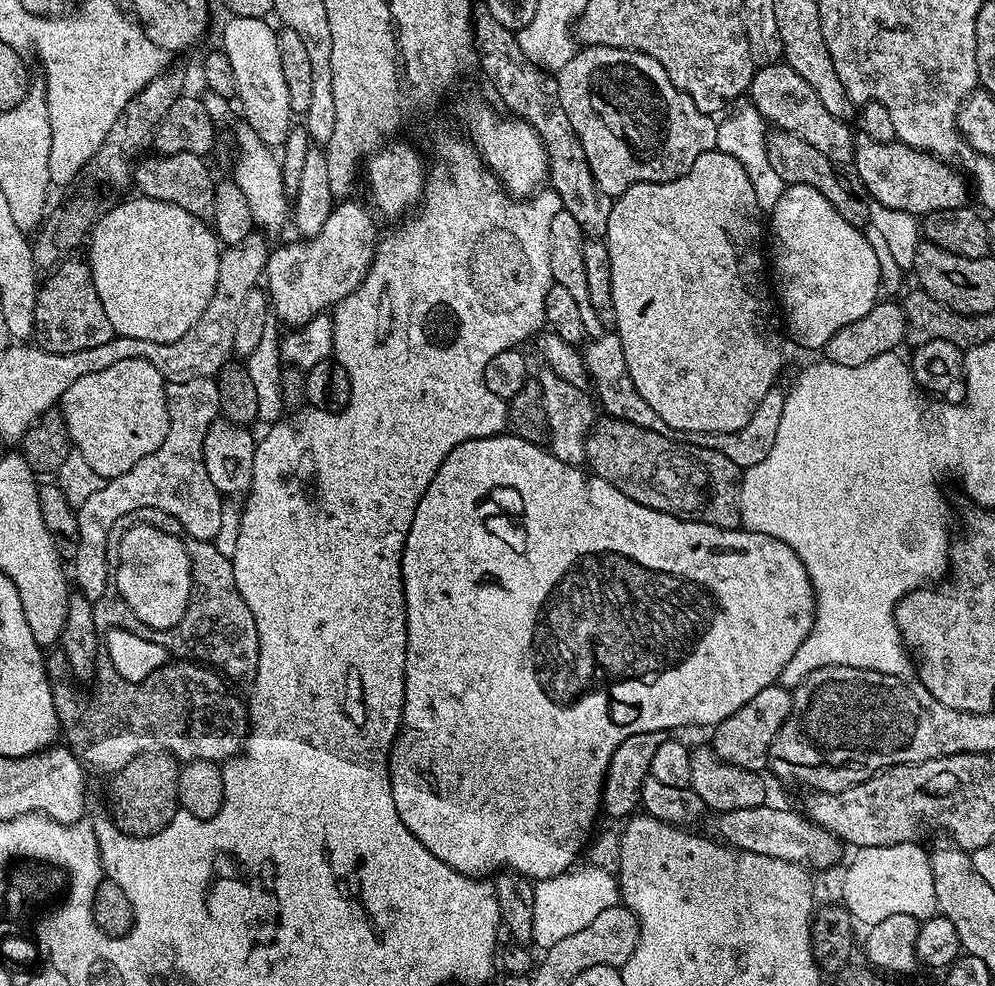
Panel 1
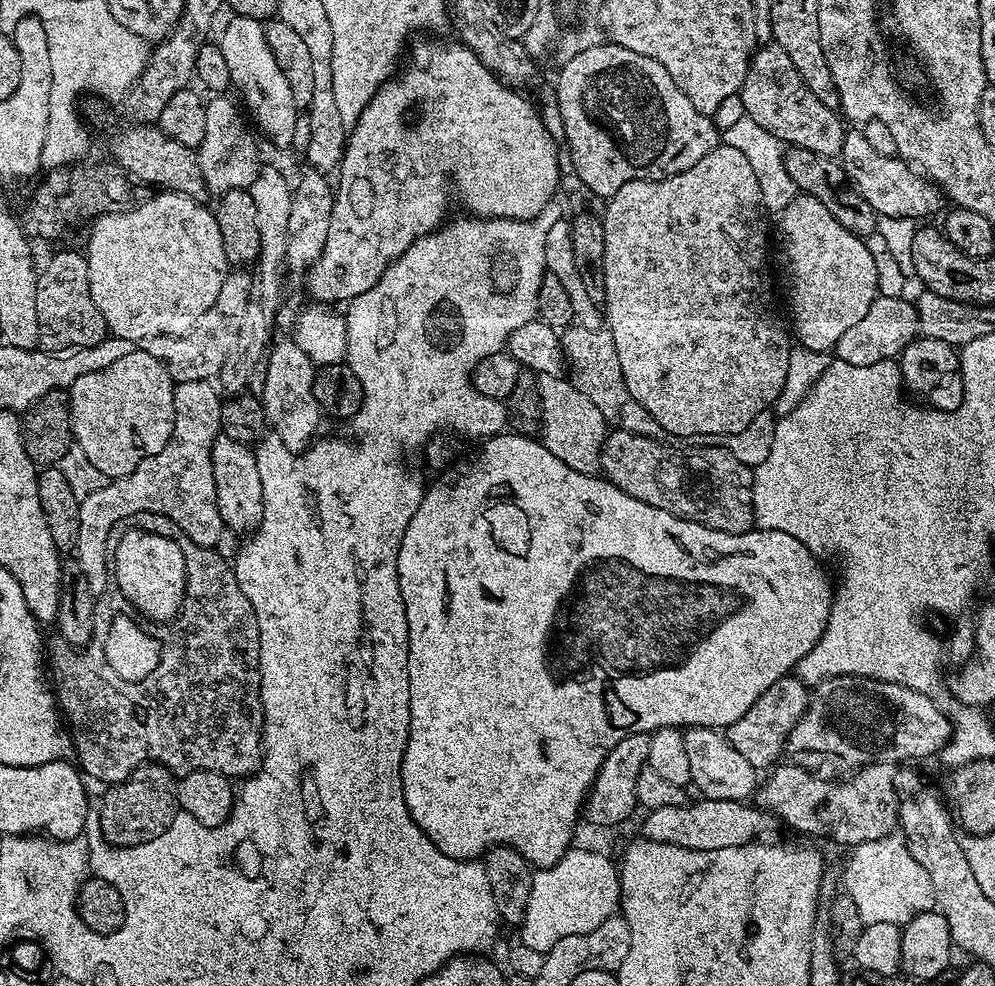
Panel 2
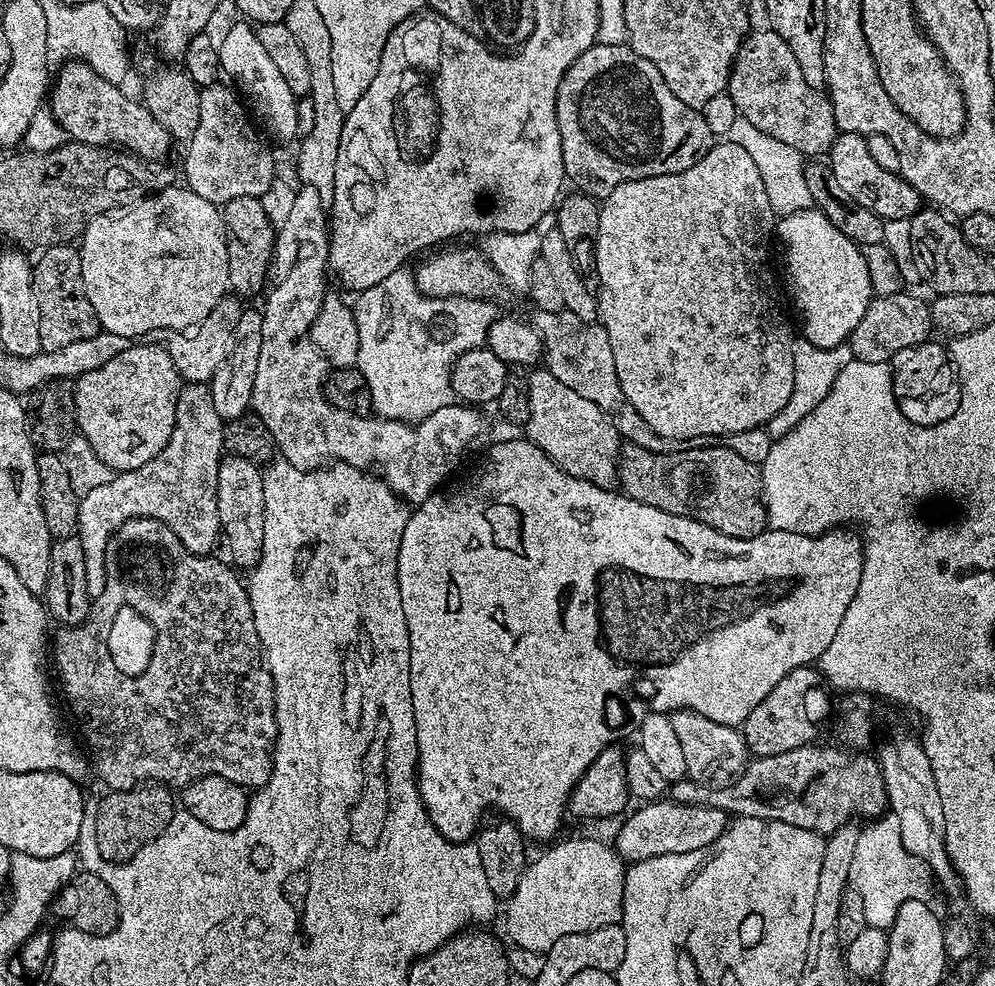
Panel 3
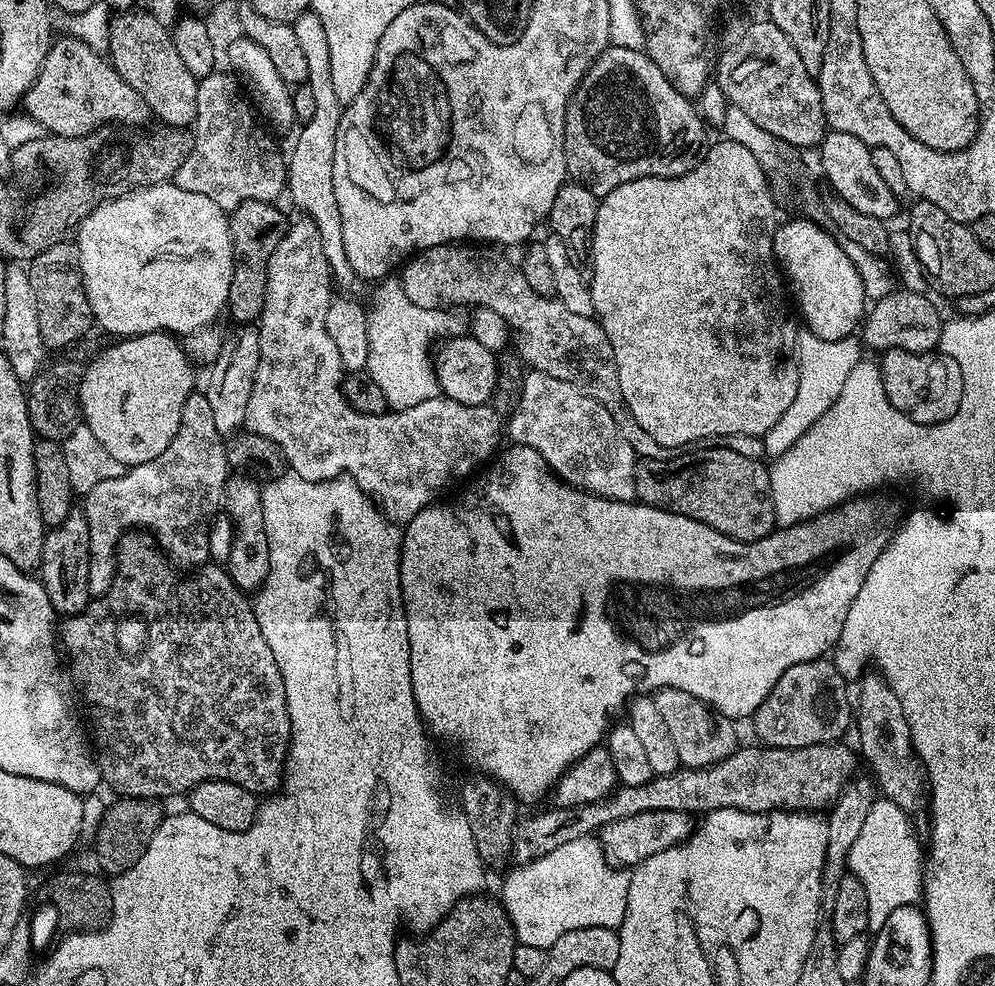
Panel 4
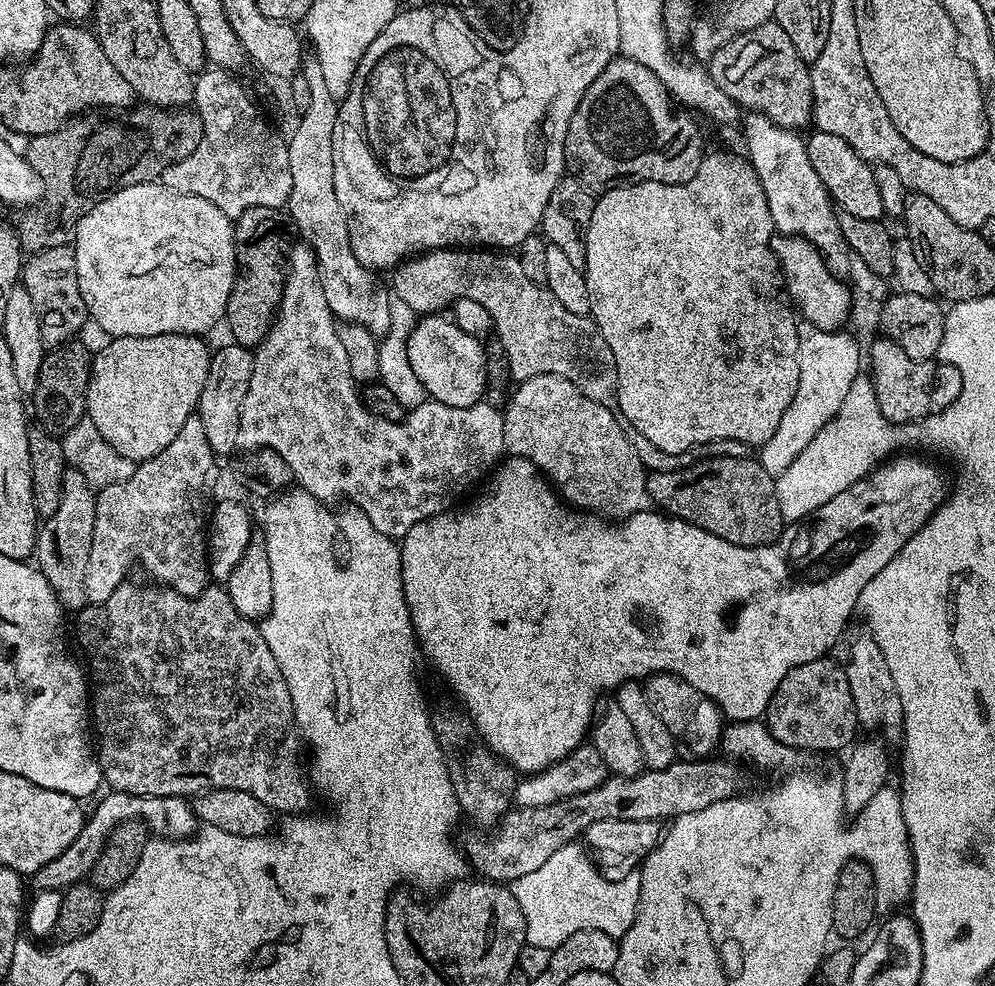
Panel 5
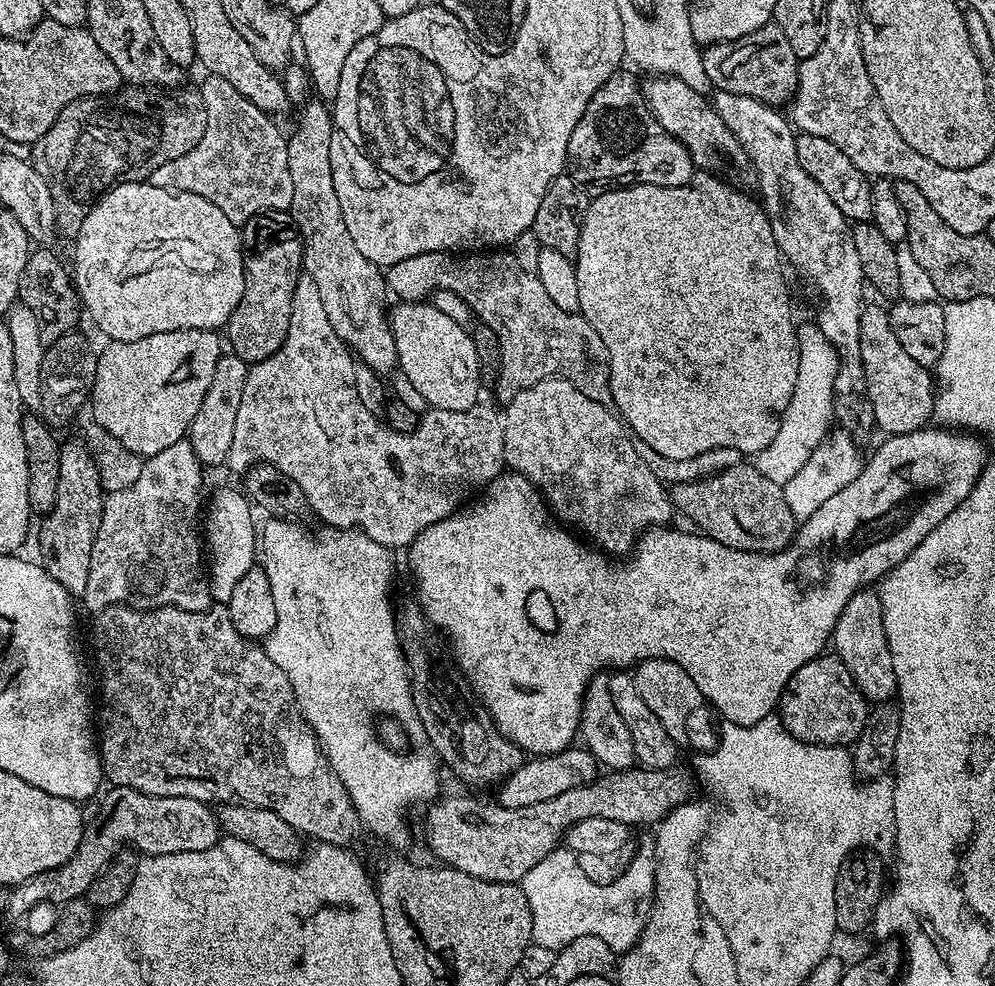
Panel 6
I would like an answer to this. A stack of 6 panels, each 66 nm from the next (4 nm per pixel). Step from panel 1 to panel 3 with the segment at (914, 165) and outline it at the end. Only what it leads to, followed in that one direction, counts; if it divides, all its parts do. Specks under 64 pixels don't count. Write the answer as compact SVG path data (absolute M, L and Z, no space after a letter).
M840 132L832 143L832 148L826 154L826 163L828 169L834 174L838 186L842 186L842 190L846 190L846 194L850 194L850 198L854 198L858 206L866 206L866 210L874 210L874 214L878 214L883 221L911 220L922 207L922 198L918 190L914 190L914 186L910 186L910 182L906 182L903 176L878 166L878 162L870 158L867 139L857 132Z

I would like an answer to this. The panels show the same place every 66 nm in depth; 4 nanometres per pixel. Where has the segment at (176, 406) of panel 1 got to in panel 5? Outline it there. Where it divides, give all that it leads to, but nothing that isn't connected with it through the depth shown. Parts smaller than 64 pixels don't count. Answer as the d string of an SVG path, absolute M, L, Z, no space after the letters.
M192 415L186 418L186 426L182 426L182 430L178 434L178 438L174 438L174 442L170 442L170 446L166 446L166 450L162 450L162 454L158 454L149 460L139 461L134 470L134 474L130 474L130 478L126 478L126 482L118 482L114 486L106 486L96 492L96 513L94 514L94 542L90 542L90 563L86 565L86 598L88 604L101 604L106 602L106 598L110 598L110 594L114 594L114 590L119 584L125 583L128 571L132 568L132 563L137 560L142 567L148 572L160 572L159 583L161 585L173 588L178 594L183 596L201 596L205 588L210 584L210 573L208 571L208 550L206 547L206 517L210 512L210 503L208 499L212 496L212 491L216 488L216 463L218 457L212 451L210 442L206 442L206 430L202 430L202 422L199 415Z

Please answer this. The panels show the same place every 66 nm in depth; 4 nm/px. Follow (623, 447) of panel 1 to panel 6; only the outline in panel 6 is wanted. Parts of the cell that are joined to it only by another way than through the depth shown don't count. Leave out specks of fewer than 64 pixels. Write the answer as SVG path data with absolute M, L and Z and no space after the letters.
M752 462L730 466L730 470L694 482L671 485L670 495L673 509L692 523L689 525L734 550L780 552L792 541L798 527L798 517L786 506L783 487L766 478Z

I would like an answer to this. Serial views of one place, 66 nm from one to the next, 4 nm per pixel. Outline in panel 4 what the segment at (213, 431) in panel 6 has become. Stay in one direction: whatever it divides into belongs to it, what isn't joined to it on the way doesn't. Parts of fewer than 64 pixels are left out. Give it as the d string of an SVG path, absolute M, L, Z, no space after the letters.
M240 326L232 337L220 345L216 361L207 369L208 388L206 395L214 426L218 426L221 436L227 438L245 427L246 406L250 406L250 390L254 390L254 374L258 374L259 331L252 326Z

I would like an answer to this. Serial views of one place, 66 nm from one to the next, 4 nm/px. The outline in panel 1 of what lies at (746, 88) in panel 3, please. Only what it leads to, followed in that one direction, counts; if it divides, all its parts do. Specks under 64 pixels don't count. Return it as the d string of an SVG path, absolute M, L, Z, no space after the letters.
M777 62L774 64L759 65L753 71L752 85L747 90L747 95L752 96L754 112L762 121L767 122L773 129L794 134L794 138L802 138L802 142L810 142L814 150L826 154L830 162L841 166L851 165L854 158L854 132L848 129L849 125L843 120L834 118L834 114L826 111L822 106L818 94L810 90L810 85L789 64Z

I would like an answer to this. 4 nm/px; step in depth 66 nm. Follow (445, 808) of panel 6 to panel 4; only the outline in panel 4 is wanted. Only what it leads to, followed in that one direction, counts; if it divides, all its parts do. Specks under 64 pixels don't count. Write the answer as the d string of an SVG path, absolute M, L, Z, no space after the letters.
M847 743L815 744L814 746L802 746L801 748L756 748L737 747L736 751L727 756L718 764L711 764L709 768L686 768L681 766L674 770L674 774L665 776L653 776L646 786L620 786L615 792L610 793L605 800L590 802L573 808L549 807L549 812L540 812L537 816L528 816L519 821L516 826L516 836L512 840L512 856L517 865L529 864L532 860L542 858L558 846L566 846L566 842L575 842L578 838L599 833L610 822L622 818L634 818L634 814L646 814L652 810L678 810L689 814L707 814L723 808L737 808L743 812L789 812L815 813L816 808L827 809L836 803L840 797L840 791L845 784L857 775L855 751L847 748Z

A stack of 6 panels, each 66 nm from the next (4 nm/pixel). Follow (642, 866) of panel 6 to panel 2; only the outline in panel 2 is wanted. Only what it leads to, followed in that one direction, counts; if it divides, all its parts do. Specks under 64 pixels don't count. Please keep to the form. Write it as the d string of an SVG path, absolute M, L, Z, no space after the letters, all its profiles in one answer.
M573 846L557 864L551 864L548 868L540 868L533 875L526 914L523 922L518 926L519 943L546 953L552 949L554 942L562 938L570 938L570 934L586 934L594 930L594 926L602 926L606 918L617 915L619 906L620 874L617 865L611 864L600 852L591 852L588 848Z

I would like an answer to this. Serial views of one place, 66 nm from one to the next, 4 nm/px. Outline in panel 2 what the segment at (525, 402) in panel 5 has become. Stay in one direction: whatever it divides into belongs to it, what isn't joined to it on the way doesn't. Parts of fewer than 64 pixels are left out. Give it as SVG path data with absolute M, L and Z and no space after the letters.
M542 376L538 380L540 401L542 402L543 420L540 422L539 435L554 454L554 458L562 458L570 470L578 470L582 474L597 475L600 472L600 451L604 438L610 431L610 425L602 418L602 410L582 394L572 384L571 379L558 376Z

